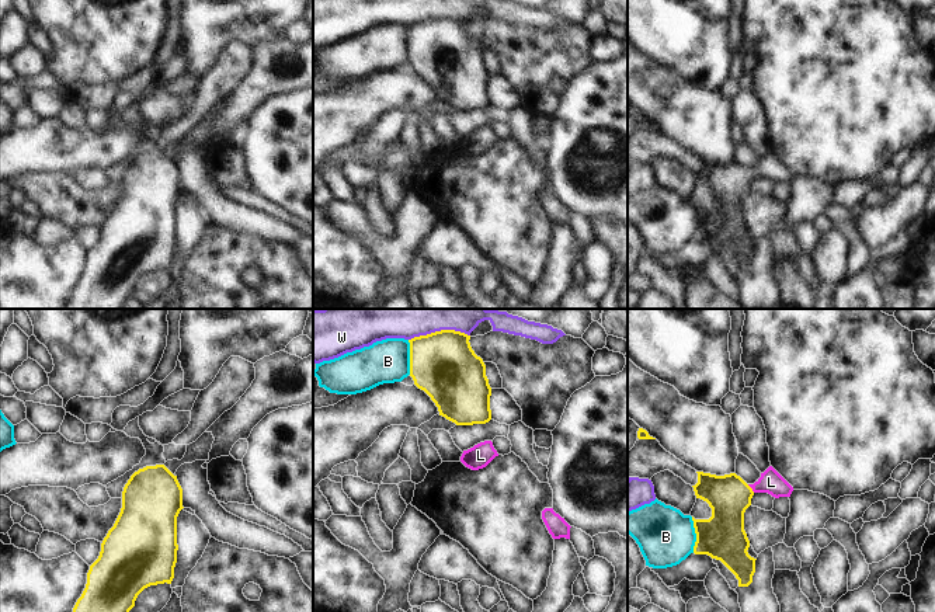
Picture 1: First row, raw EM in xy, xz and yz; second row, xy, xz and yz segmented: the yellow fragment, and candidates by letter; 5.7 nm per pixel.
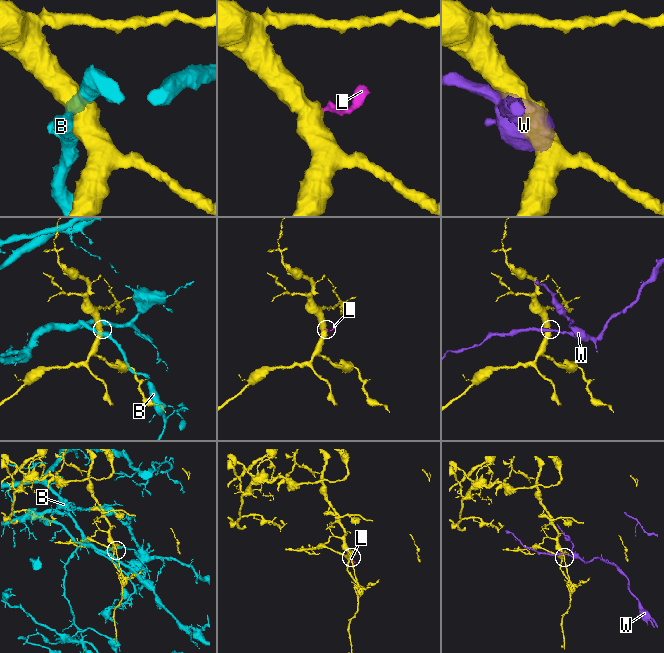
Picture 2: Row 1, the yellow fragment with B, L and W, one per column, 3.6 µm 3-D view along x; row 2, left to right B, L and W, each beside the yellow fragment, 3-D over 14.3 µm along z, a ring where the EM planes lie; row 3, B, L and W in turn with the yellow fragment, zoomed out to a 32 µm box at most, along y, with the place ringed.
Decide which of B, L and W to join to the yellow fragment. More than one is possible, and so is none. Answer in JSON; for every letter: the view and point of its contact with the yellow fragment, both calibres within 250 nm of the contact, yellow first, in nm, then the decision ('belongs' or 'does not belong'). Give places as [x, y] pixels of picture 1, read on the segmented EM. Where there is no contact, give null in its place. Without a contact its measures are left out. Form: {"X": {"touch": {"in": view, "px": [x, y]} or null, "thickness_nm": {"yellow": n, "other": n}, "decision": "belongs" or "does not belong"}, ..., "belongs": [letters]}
{"B": {"touch": {"in": "yz", "px": [697, 535]}, "thickness_nm": {"yellow": 260, "other": 320}, "decision": "does not belong"}, "L": {"touch": {"in": "yz", "px": [751, 489]}, "thickness_nm": {"yellow": 240, "other": 140}, "decision": "belongs"}, "W": {"touch": {"in": "xz", "px": [438, 331]}, "thickness_nm": {"yellow": 380, "other": 340}, "decision": "does not belong"}, "belongs": ["L"]}

